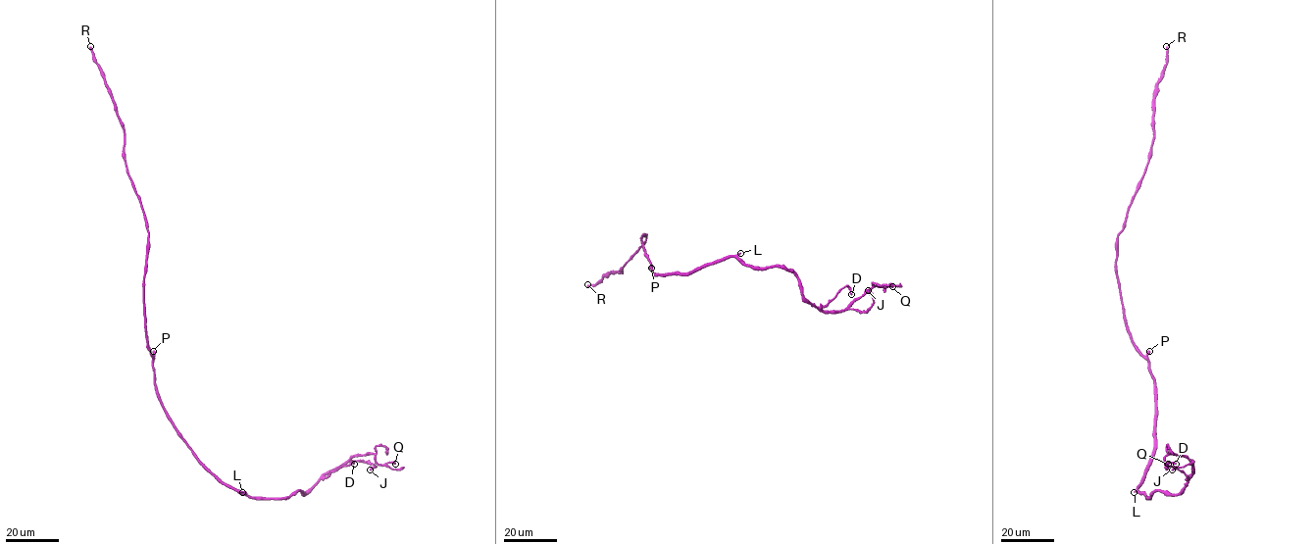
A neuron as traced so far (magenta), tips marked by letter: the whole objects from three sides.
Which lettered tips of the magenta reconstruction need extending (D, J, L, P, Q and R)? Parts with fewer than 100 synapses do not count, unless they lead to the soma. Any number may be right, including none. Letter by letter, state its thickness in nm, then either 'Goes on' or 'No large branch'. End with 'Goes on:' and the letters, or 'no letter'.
D: Thickness 320 nm. No large branch
J: Thickness 380 nm. No large branch
L: Thickness 190 nm. Goes on
P: Thickness 500 nm. No large branch
Q: Thickness 400 nm. No large branch
R: Thickness 420 nm. No large branch
Goes on: L

